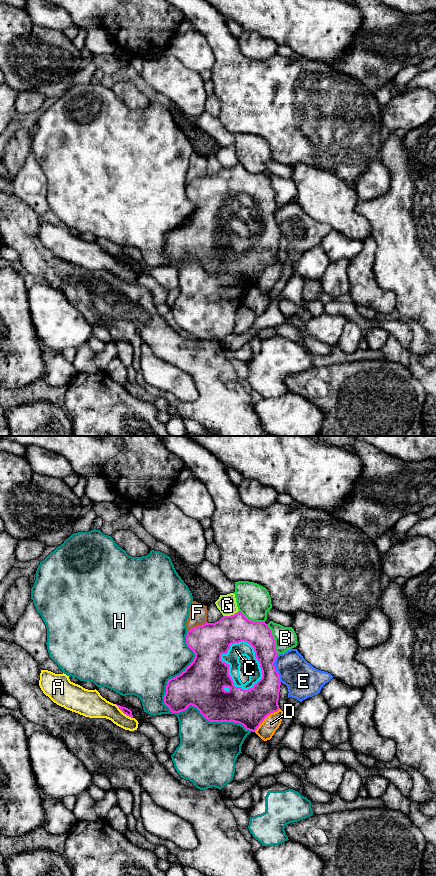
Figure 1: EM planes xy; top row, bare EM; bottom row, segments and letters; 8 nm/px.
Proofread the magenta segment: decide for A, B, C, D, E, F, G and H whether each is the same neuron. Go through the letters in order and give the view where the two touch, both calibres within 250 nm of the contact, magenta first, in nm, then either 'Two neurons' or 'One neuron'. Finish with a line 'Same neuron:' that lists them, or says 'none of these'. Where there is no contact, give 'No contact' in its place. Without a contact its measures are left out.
A: Touches magenta in xy. Thickness 60 nm (magenta) against 190 nm. Two neurons
B: Touches magenta in xy. Thickness 200 nm (magenta) against 180 nm. Two neurons
C: Touches magenta in xy. Thickness 220 nm (magenta) against 120 nm. One neuron
D: Touches magenta in xy. Thickness 300 nm (magenta) against 140 nm. Two neurons
E: Touches magenta in xy. Thickness 240 nm (magenta) against 280 nm. Two neurons
F: Touches magenta in xy. Thickness 280 nm (magenta) against 140 nm. Two neurons
G: Touches magenta in xy. Thickness 280 nm (magenta) against 150 nm. Two neurons
H: Touches magenta in xy. Thickness 280 nm (magenta) against 280 nm. Two neurons
Same neuron: C

